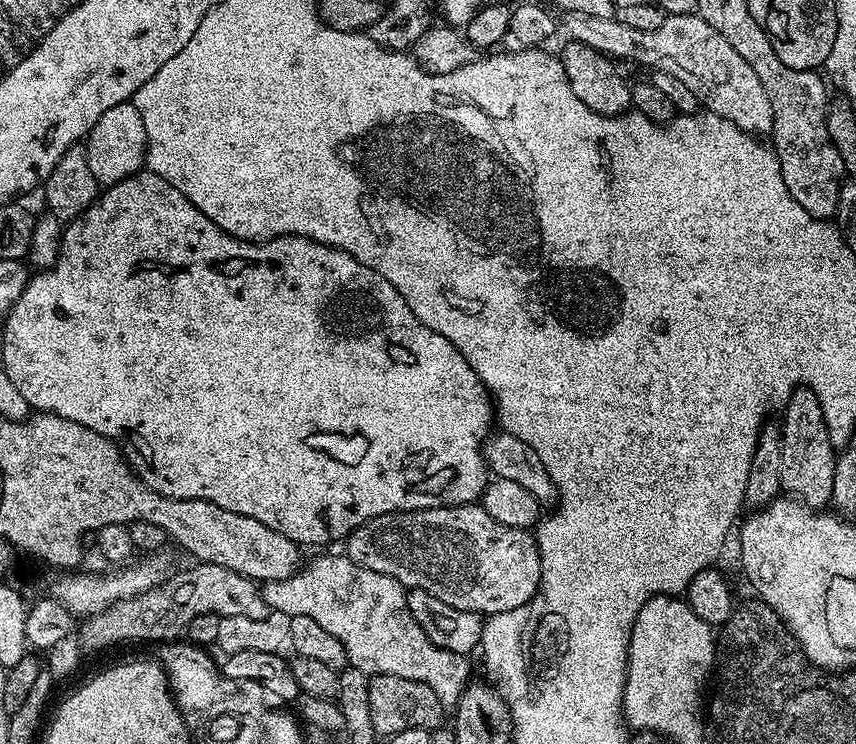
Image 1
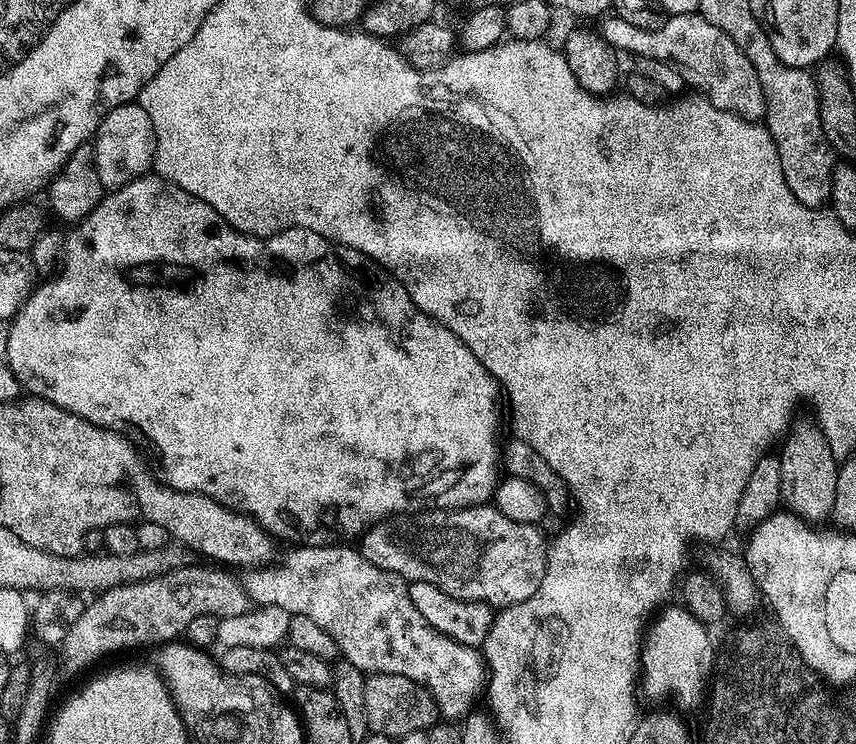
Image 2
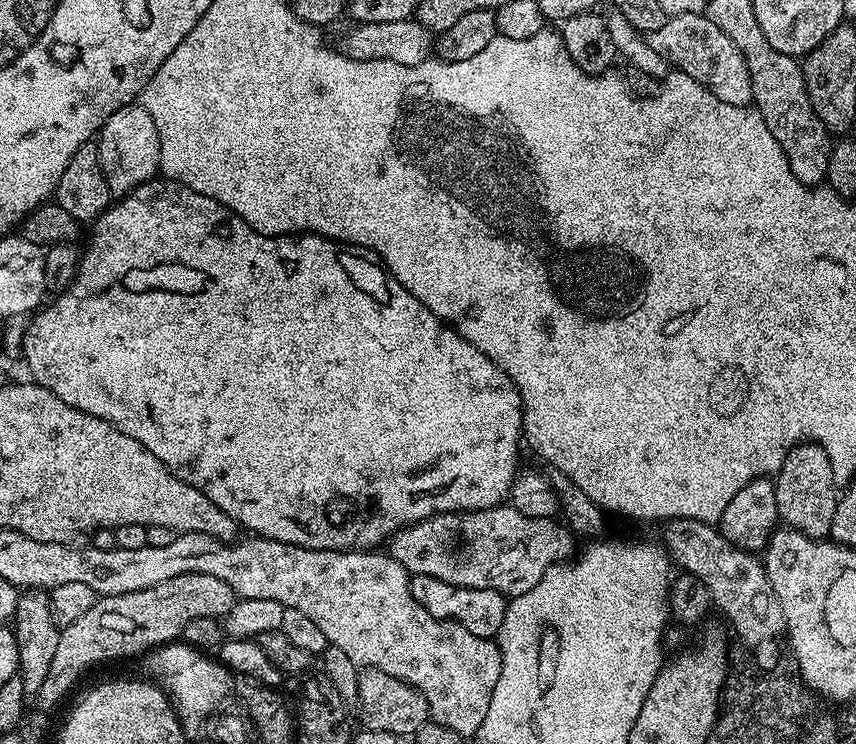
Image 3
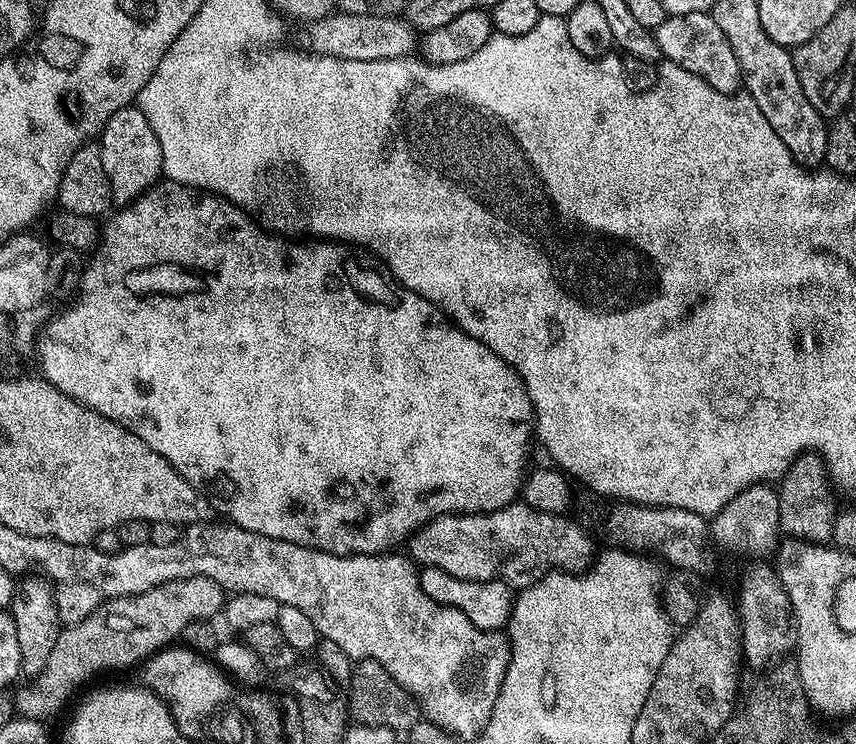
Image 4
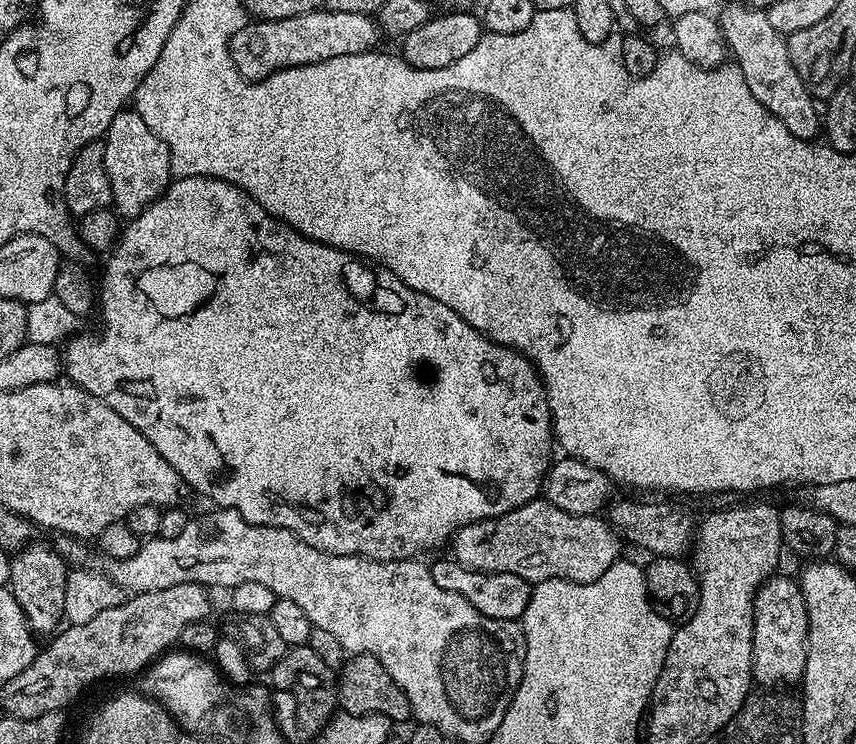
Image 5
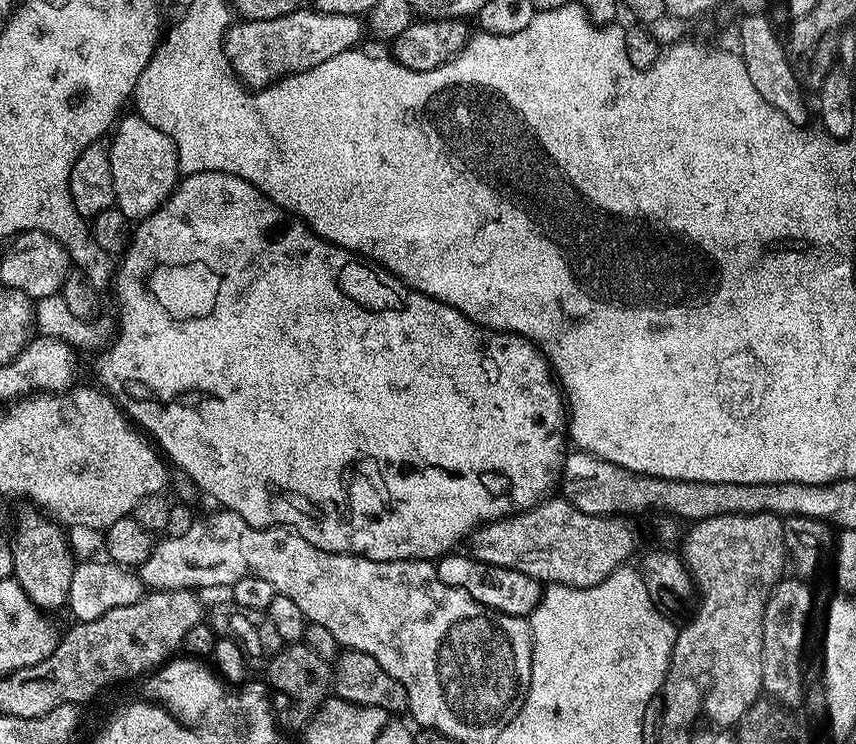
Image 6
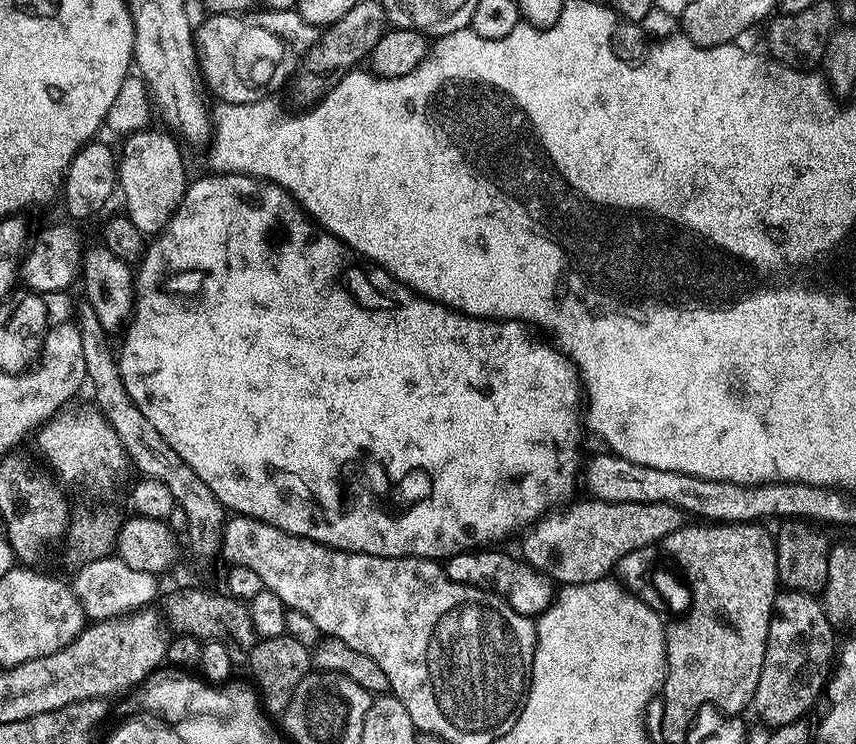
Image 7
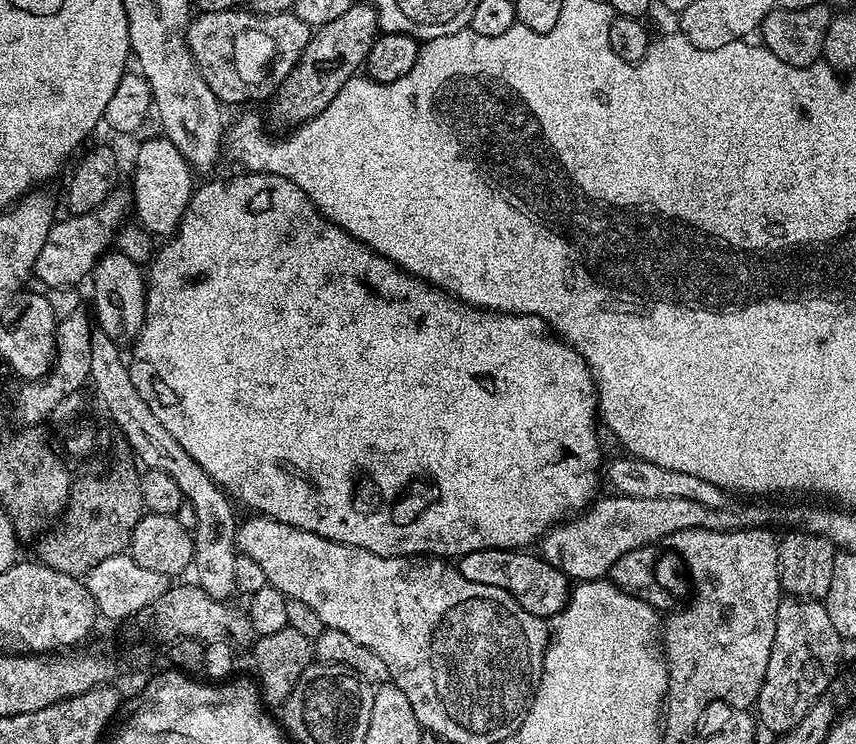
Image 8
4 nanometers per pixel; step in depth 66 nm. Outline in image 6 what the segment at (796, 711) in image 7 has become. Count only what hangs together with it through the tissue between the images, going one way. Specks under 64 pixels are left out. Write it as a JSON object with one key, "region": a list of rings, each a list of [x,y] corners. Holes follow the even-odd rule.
{"region":[[[782,578],[768,596],[762,622],[762,688],[771,689],[780,700],[793,701],[800,694],[801,641],[805,639],[805,612],[808,596],[813,589],[804,591],[800,578]]]}

